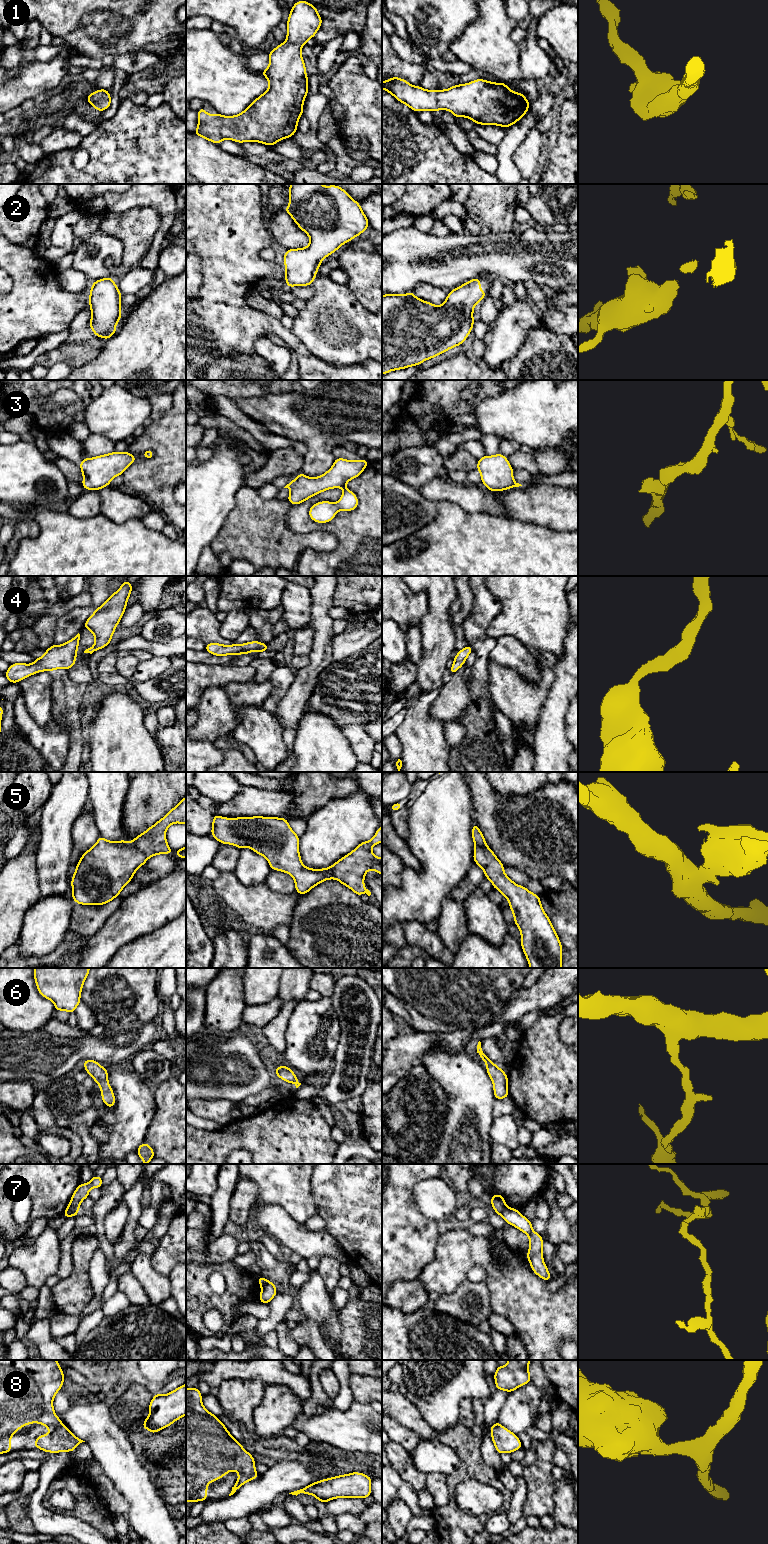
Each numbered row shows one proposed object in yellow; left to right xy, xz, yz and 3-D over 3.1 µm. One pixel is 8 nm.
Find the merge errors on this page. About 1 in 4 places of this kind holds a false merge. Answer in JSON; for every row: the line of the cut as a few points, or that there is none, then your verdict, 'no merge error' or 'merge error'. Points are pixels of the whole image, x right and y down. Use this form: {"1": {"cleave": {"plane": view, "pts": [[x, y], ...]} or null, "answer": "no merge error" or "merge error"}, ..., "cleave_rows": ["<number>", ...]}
{"1": {"cleave": null, "answer": "no merge error"}, "2": {"cleave": null, "answer": "no merge error"}, "3": {"cleave": null, "answer": "no merge error"}, "4": {"cleave": null, "answer": "no merge error"}, "5": {"cleave": {"plane": "xy", "pts": [[132, 841], [147, 858]]}, "answer": "merge error"}, "6": {"cleave": null, "answer": "no merge error"}, "7": {"cleave": {"plane": "yz", "pts": [[506, 1206], [500, 1214]]}, "answer": "merge error"}, "8": {"cleave": null, "answer": "no merge error"}, "cleave_rows": ["5", "7"]}

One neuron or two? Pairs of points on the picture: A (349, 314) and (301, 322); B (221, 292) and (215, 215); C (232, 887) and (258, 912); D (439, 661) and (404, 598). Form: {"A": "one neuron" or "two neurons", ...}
{"A": "one neuron", "B": "one neuron", "C": "one neuron", "D": "two neurons"}

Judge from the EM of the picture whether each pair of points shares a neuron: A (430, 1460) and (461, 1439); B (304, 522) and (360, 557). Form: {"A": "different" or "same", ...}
{"A": "different", "B": "same"}

